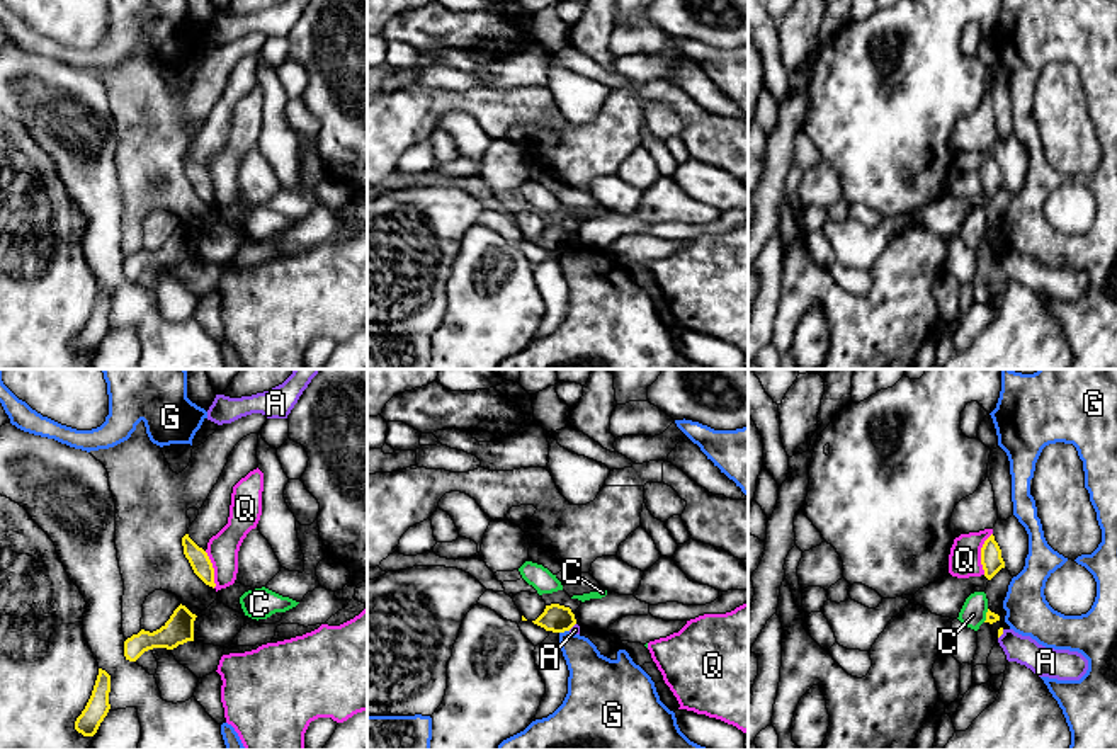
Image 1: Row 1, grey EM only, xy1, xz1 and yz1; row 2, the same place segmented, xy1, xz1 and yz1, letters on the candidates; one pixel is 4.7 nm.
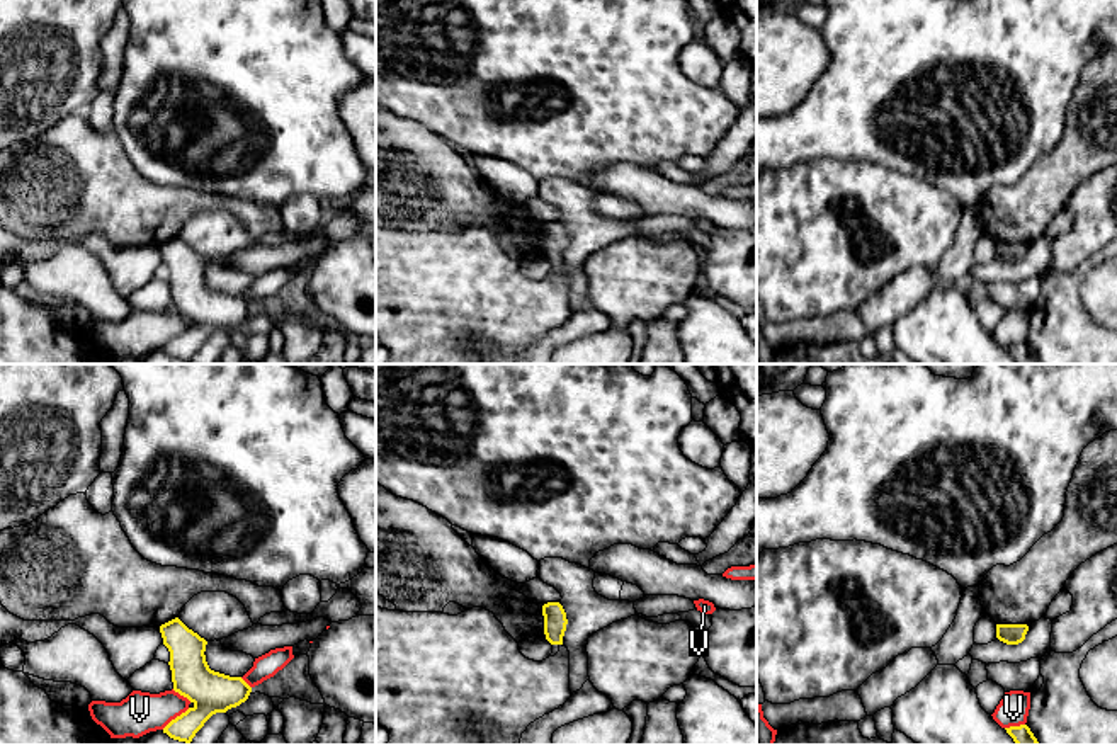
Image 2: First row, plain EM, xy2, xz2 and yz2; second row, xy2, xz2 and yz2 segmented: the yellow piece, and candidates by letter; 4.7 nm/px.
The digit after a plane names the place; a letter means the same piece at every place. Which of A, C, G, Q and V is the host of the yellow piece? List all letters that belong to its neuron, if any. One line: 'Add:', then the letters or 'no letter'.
Add: no letter

